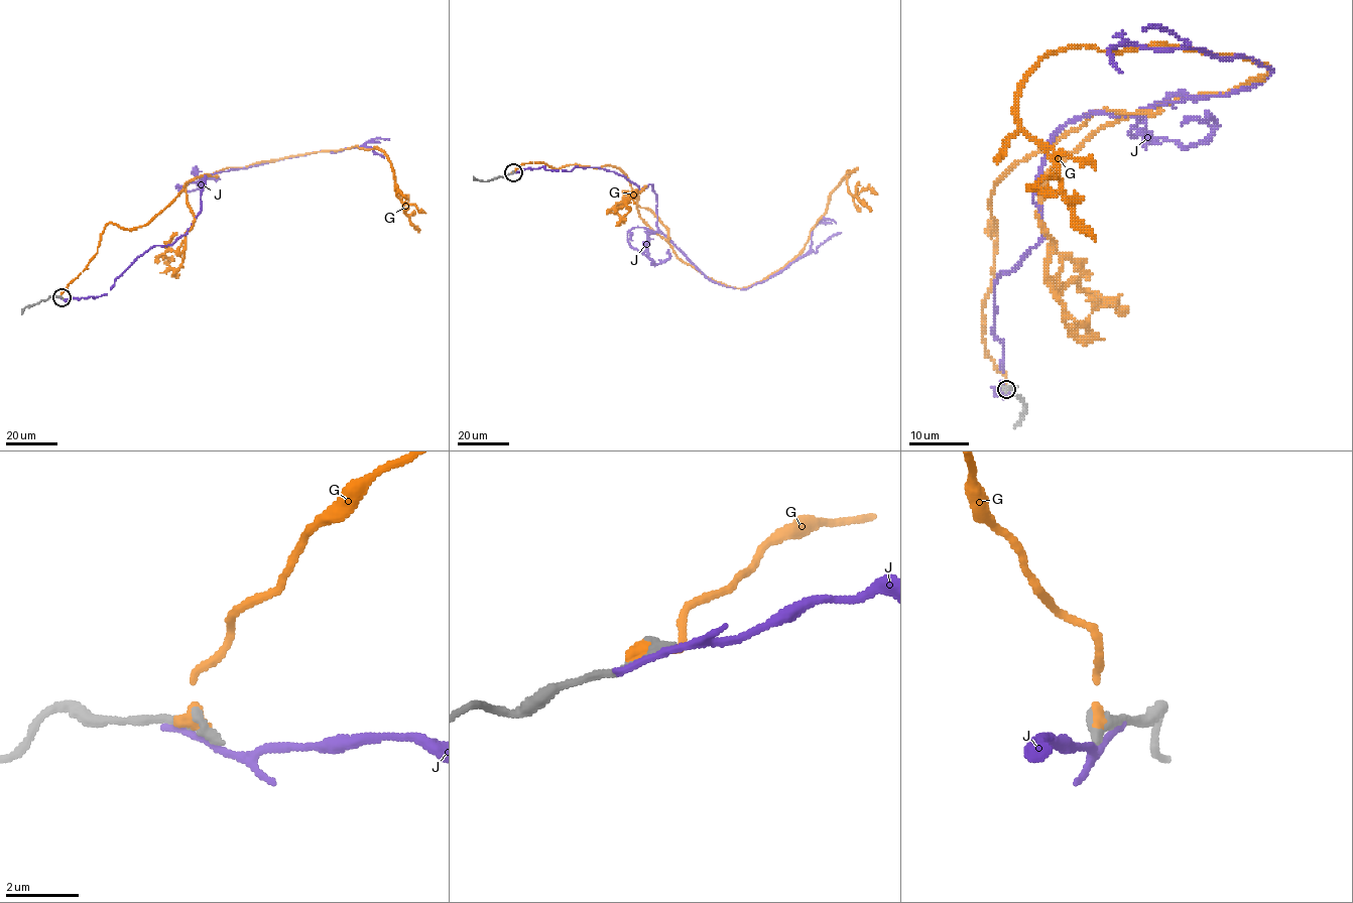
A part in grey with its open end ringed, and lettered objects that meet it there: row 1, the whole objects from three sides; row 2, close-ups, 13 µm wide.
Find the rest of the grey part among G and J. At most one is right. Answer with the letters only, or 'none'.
G

